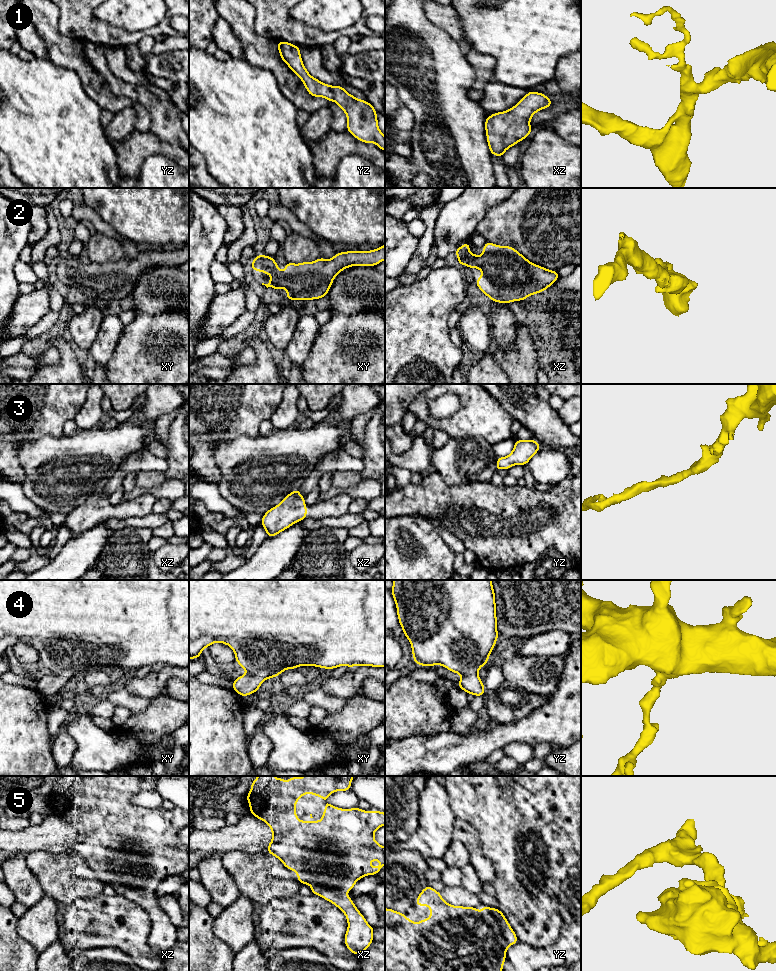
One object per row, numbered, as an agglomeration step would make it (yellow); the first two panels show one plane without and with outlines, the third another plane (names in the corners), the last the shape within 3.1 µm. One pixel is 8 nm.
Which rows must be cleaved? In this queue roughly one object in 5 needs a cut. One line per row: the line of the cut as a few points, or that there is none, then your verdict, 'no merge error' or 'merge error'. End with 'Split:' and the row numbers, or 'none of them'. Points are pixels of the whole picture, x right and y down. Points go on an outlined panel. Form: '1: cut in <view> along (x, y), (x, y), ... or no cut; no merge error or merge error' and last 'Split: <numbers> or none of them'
1: no cut; no merge error
2: no cut; no merge error
3: no cut; no merge error
4: no cut; no merge error
5: no cut; no merge error
Split: none of them

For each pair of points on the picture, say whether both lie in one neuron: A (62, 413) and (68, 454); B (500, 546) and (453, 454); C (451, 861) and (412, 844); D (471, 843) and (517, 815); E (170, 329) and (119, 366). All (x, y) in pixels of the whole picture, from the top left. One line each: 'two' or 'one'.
A: two
B: two
C: two
D: two
E: one

